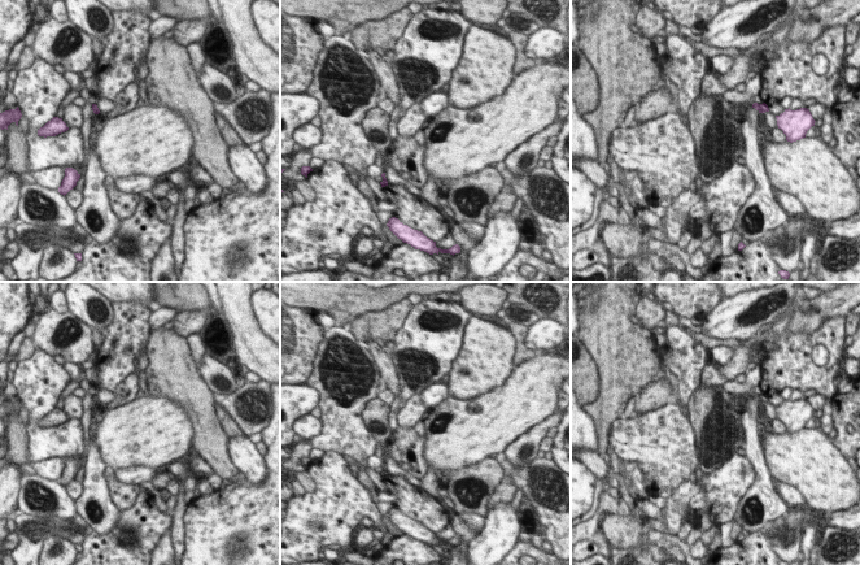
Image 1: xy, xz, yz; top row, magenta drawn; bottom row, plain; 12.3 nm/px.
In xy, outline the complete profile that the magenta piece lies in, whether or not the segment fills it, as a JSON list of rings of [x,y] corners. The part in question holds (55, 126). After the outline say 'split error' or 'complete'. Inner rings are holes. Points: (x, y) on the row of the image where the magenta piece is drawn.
[[[53,117],[51,121],[48,121],[43,127],[38,130],[39,136],[56,136],[61,132],[67,131],[69,127],[66,123],[62,121],[62,118]]]; complete

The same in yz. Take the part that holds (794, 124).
[[[807,108],[796,110],[785,109],[783,113],[776,116],[777,126],[786,135],[786,140],[793,143],[806,138],[807,131],[815,126],[815,119]]]; complete

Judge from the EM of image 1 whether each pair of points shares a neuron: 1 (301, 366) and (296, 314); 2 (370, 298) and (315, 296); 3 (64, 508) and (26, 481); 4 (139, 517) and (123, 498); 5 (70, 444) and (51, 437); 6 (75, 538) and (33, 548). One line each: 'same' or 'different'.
1: same
2: same
3: same
4: different
5: same
6: same

